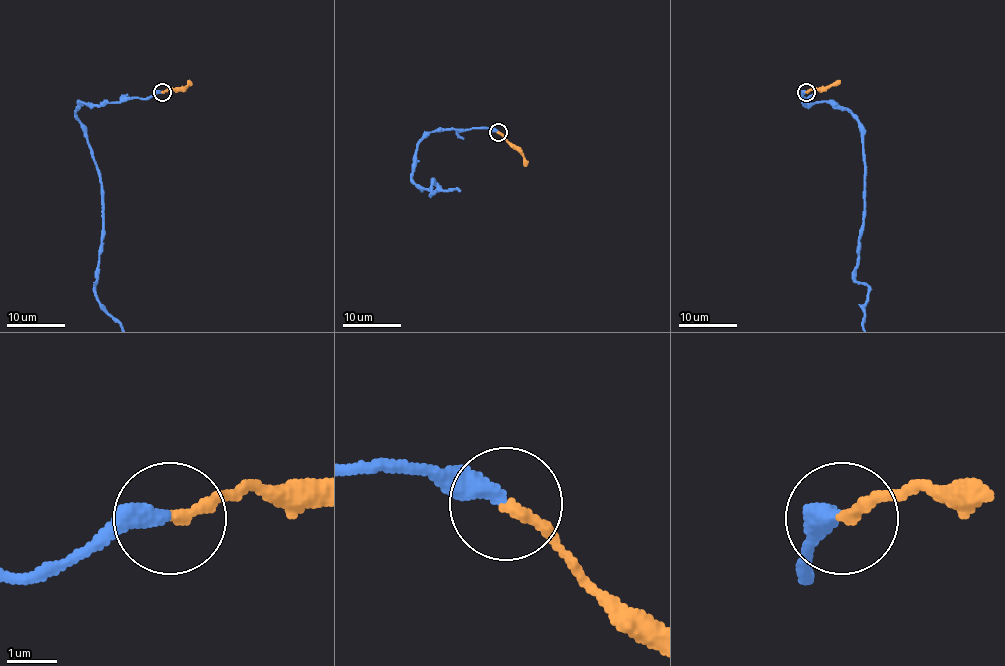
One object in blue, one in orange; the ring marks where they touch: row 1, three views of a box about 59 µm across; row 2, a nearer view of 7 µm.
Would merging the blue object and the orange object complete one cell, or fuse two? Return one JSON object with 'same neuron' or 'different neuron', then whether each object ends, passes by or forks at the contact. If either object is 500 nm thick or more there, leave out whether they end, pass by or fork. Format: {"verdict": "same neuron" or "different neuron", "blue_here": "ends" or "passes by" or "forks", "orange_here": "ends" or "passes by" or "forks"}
{"verdict": "same neuron", "blue_here": "ends", "orange_here": "ends"}

